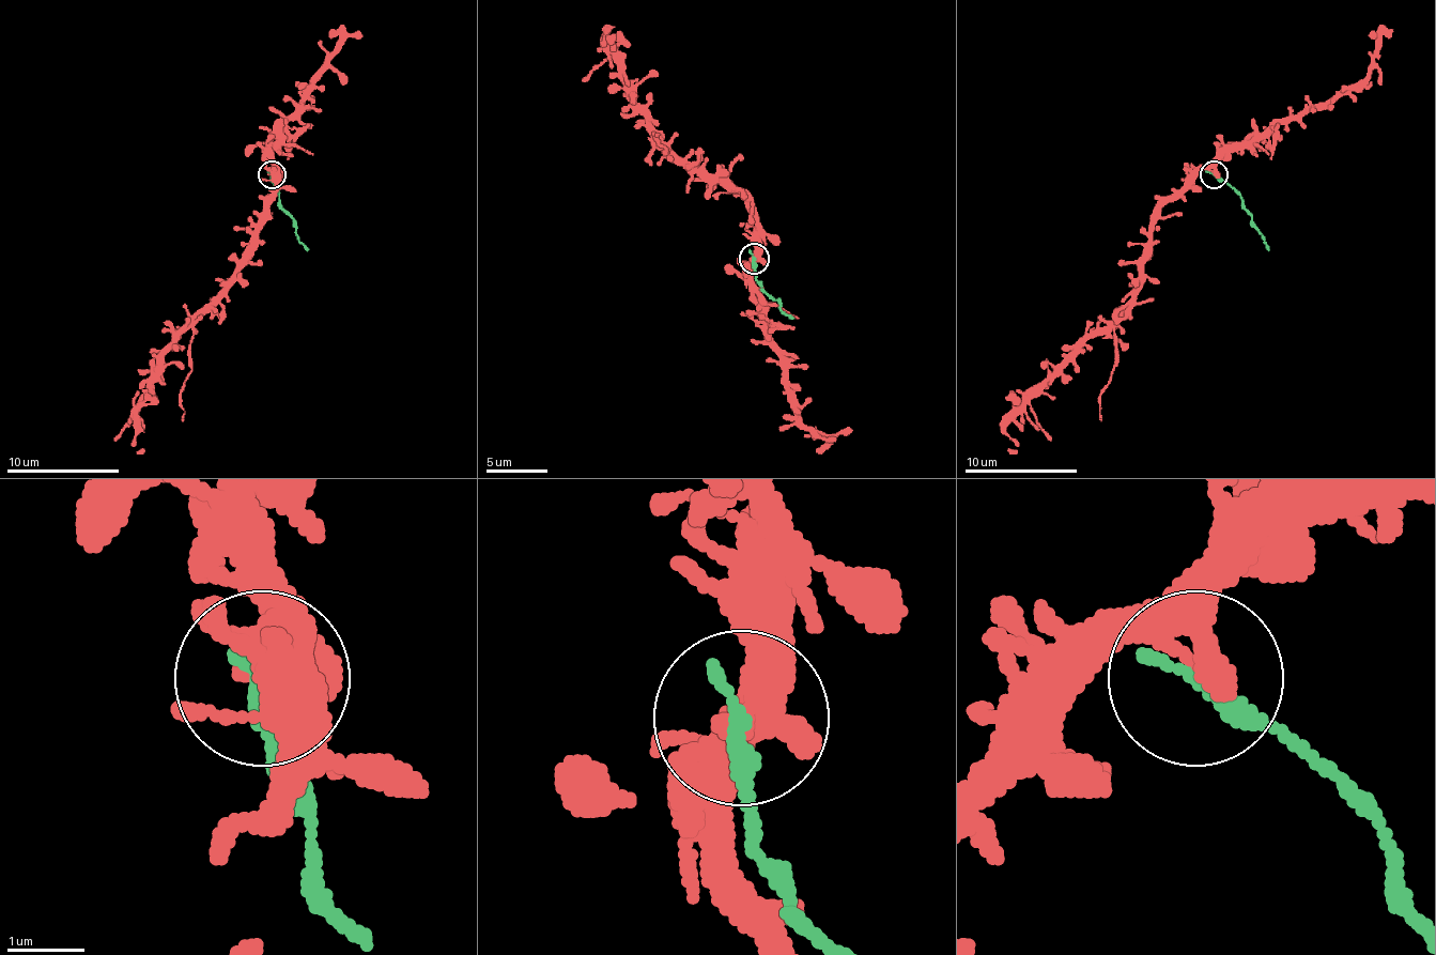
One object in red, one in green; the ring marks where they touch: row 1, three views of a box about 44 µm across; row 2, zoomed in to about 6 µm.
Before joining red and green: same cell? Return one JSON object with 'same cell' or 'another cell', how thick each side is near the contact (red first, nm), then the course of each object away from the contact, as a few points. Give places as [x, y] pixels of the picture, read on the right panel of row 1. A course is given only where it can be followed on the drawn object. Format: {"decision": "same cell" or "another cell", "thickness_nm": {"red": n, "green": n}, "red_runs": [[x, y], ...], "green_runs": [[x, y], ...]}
{"decision": "another cell", "thickness_nm": {"red": 240, "green": 280}, "red_runs": [[1215, 173], [1200, 168], [1163, 204], [1149, 235], [1139, 294], [1029, 399], [1006, 427], [1015, 444], [1009, 452]], "green_runs": [[1215, 173], [1243, 202], [1268, 249]]}

